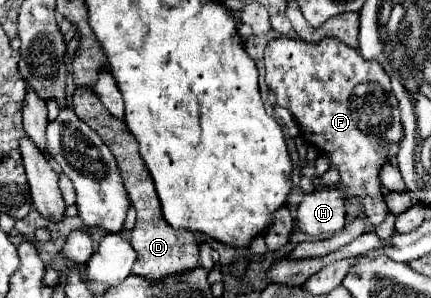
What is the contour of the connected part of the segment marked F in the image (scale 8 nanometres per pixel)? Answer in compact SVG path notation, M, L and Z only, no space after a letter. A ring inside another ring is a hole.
M277 38L267 42L265 48L265 80L271 92L275 92L277 104L287 108L297 124L301 126L301 134L307 144L313 144L331 158L331 166L335 166L341 174L341 182L349 194L349 200L359 200L365 208L365 216L373 226L379 226L385 216L385 200L381 194L379 168L387 160L387 150L393 142L401 142L401 118L397 98L391 90L391 80L385 74L383 66L373 60L363 60L361 54L335 38L325 38L321 44L309 44L305 40ZM357 84L369 84L369 96L355 96Z

